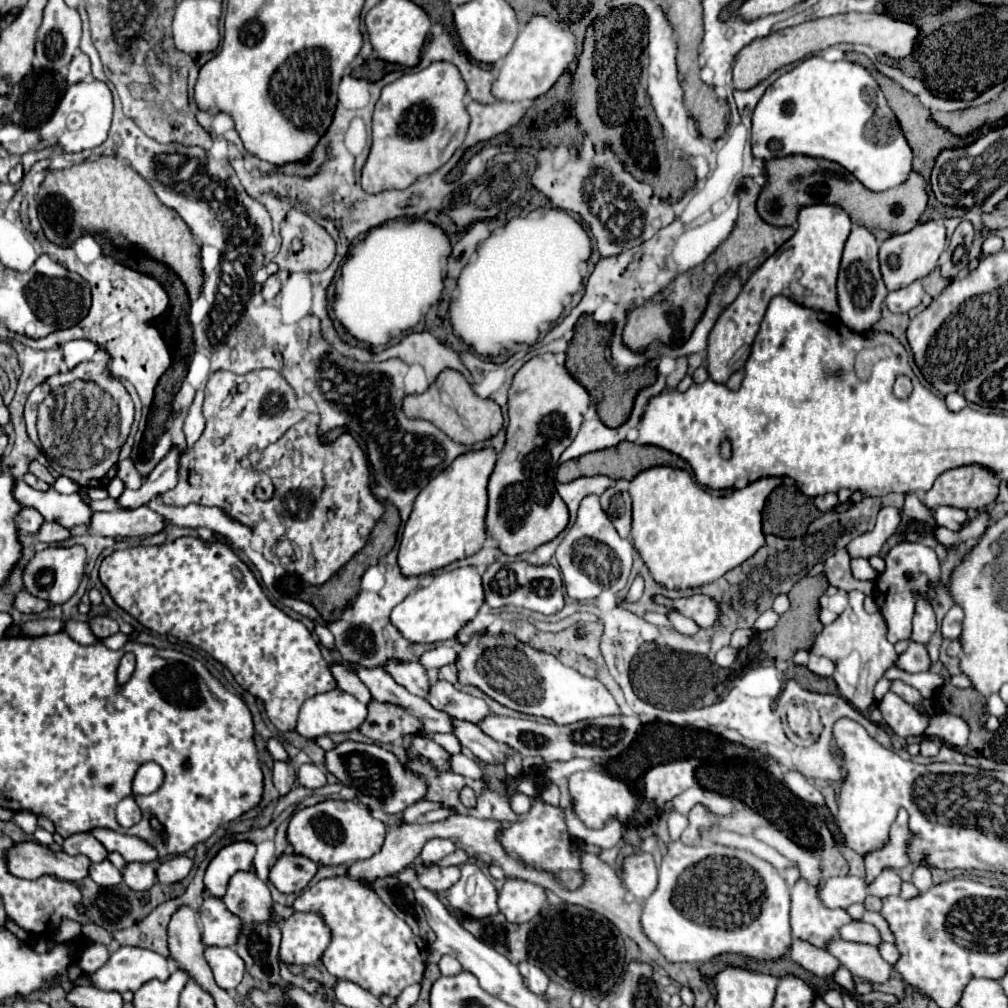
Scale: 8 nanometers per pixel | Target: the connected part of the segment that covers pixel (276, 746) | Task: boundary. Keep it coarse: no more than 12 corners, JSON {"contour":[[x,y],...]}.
{"contour":[[276,738],[268,740],[274,760],[290,762],[284,746]]}

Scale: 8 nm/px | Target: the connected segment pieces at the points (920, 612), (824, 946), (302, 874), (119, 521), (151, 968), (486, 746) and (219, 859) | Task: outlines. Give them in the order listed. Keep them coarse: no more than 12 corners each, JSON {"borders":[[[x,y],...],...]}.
{"borders":[[[916,598],[912,640],[928,644],[936,632],[930,602]],[[816,888],[792,890],[792,936],[820,950],[854,918],[826,908]],[[282,854],[270,868],[280,892],[302,892],[318,864],[300,854]],[[148,506],[92,512],[88,530],[112,538],[160,532],[168,522]],[[118,946],[92,974],[102,990],[136,992],[148,980],[164,980],[164,956]],[[450,718],[452,734],[474,756],[504,764],[500,744],[480,726]],[[256,846],[222,848],[204,878],[206,892],[222,898],[228,880],[252,868]]]}

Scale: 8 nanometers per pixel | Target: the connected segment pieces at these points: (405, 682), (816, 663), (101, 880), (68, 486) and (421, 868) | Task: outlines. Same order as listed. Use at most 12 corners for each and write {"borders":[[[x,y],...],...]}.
{"borders":[[[418,662],[384,668],[408,692],[426,698],[430,680]],[[810,654],[808,670],[828,678],[834,662],[824,656]],[[110,860],[92,866],[90,878],[100,886],[116,886],[122,872]],[[66,476],[58,477],[53,488],[67,495],[77,493],[80,486]],[[460,866],[414,868],[418,882],[432,892],[444,892],[460,878]]]}

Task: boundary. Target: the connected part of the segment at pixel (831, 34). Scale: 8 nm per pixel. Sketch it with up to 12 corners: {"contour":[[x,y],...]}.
{"contour":[[836,14],[752,40],[732,84],[750,90],[774,70],[840,42],[898,60],[916,26],[884,14]]}

